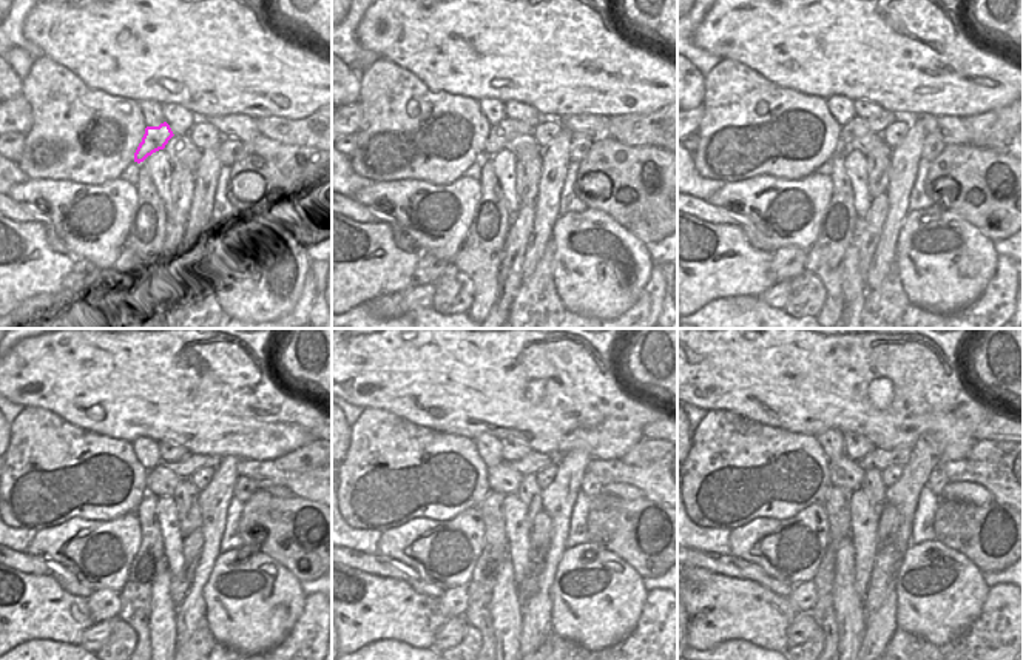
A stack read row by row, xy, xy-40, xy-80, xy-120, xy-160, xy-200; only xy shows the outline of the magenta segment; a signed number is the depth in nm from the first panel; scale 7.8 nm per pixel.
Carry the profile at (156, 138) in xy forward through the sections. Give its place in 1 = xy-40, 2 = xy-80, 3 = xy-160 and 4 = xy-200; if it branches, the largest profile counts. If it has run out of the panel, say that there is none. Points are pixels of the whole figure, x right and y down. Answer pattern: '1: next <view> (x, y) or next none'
1: next xy-40 (500, 134)
2: next xy-80 (855, 127)
3: next xy-160 (534, 461)
4: next xy-200 (878, 458)

